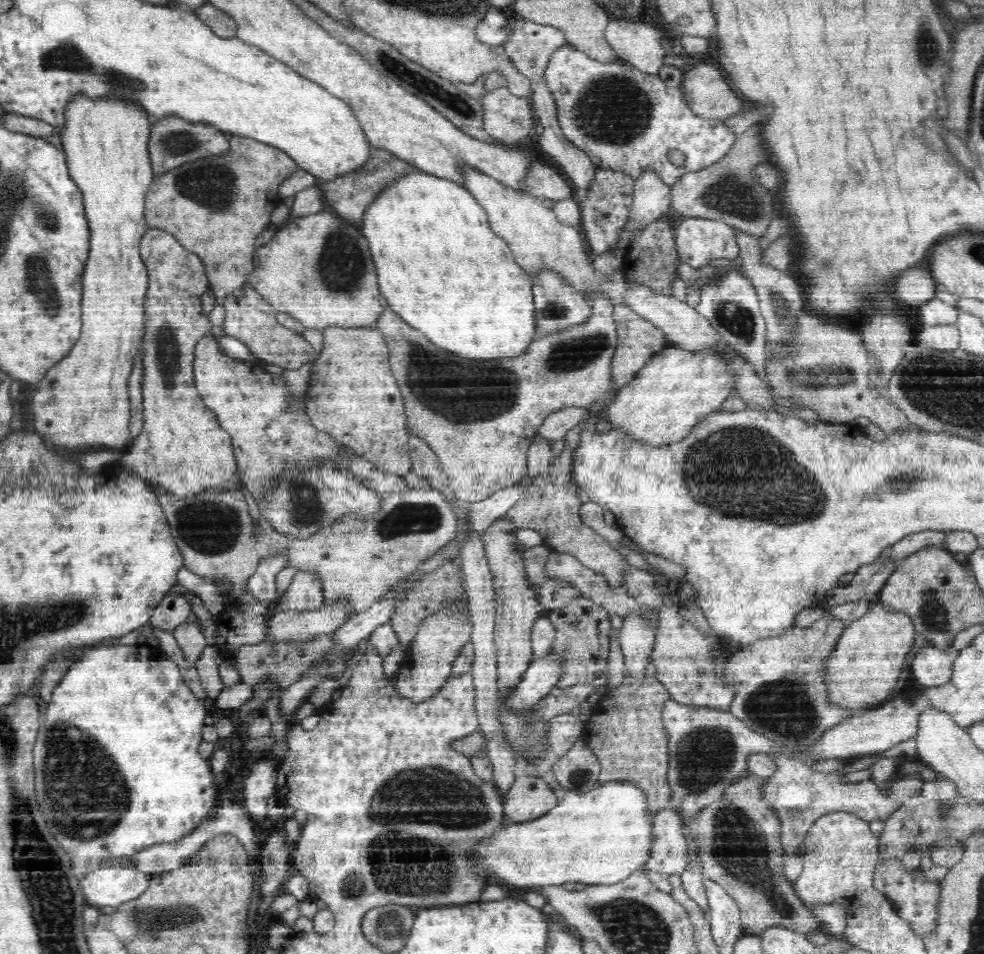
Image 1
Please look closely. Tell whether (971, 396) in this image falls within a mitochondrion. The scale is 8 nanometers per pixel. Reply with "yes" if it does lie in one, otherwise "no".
yes

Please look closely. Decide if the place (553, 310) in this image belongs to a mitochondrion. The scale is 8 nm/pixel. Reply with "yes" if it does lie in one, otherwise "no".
yes

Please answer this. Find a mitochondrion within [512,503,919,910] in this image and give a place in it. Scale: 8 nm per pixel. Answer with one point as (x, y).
(788, 707)

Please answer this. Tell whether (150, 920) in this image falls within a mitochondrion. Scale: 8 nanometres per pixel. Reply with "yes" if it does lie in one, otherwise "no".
yes

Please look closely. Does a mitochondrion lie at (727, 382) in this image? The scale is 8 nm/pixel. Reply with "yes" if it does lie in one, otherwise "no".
no

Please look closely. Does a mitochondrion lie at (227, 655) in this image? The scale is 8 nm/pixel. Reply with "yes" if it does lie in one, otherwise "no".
no

